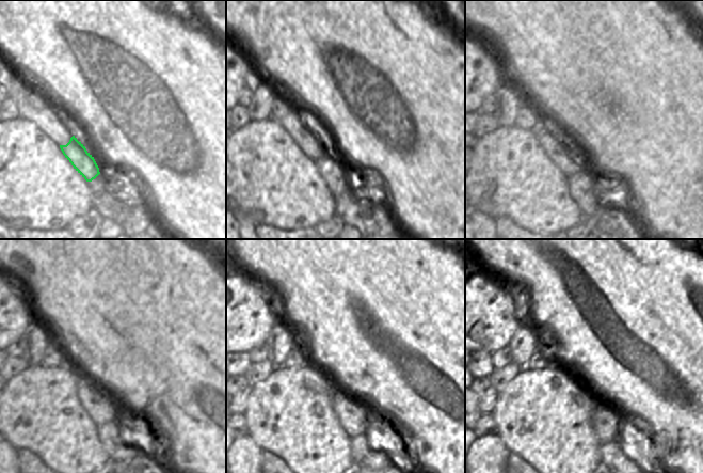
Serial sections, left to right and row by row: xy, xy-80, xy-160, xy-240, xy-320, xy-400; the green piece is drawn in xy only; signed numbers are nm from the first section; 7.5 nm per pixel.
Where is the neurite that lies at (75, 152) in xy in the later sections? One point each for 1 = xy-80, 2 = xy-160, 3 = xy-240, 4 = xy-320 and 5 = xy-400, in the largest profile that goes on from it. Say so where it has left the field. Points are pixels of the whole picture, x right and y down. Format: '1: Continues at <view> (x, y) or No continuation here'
1: Continues at xy-80 (333, 173)
2: Continues at xy-160 (581, 187)
3: Continues at xy-240 (111, 440)
4: Continues at xy-320 (361, 453)
5: Continues at xy-400 (614, 455)

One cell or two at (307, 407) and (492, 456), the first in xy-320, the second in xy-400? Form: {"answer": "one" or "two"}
{"answer": "two"}

